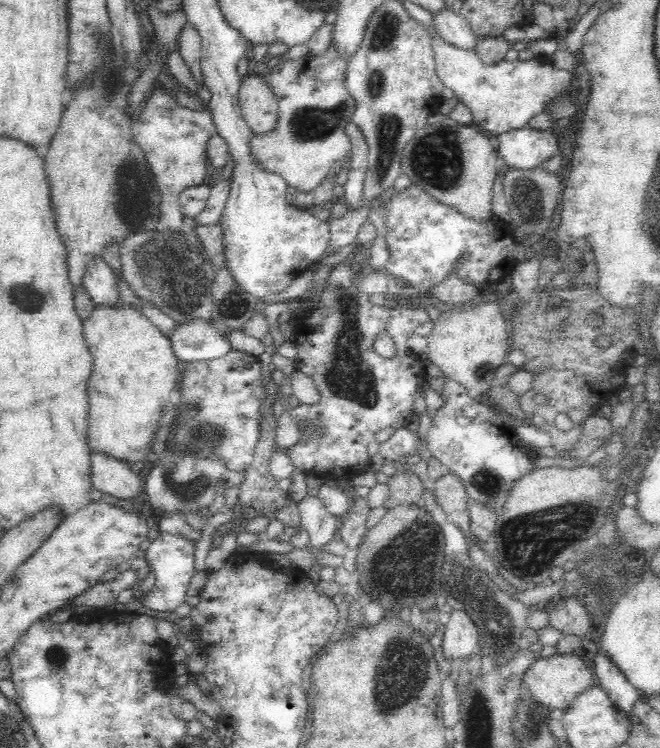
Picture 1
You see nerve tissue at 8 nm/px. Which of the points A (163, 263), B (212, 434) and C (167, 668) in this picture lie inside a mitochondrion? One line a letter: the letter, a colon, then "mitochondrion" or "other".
A: mitochondrion
B: mitochondrion
C: other

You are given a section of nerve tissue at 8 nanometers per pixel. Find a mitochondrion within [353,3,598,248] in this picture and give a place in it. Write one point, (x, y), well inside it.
(436, 160)

